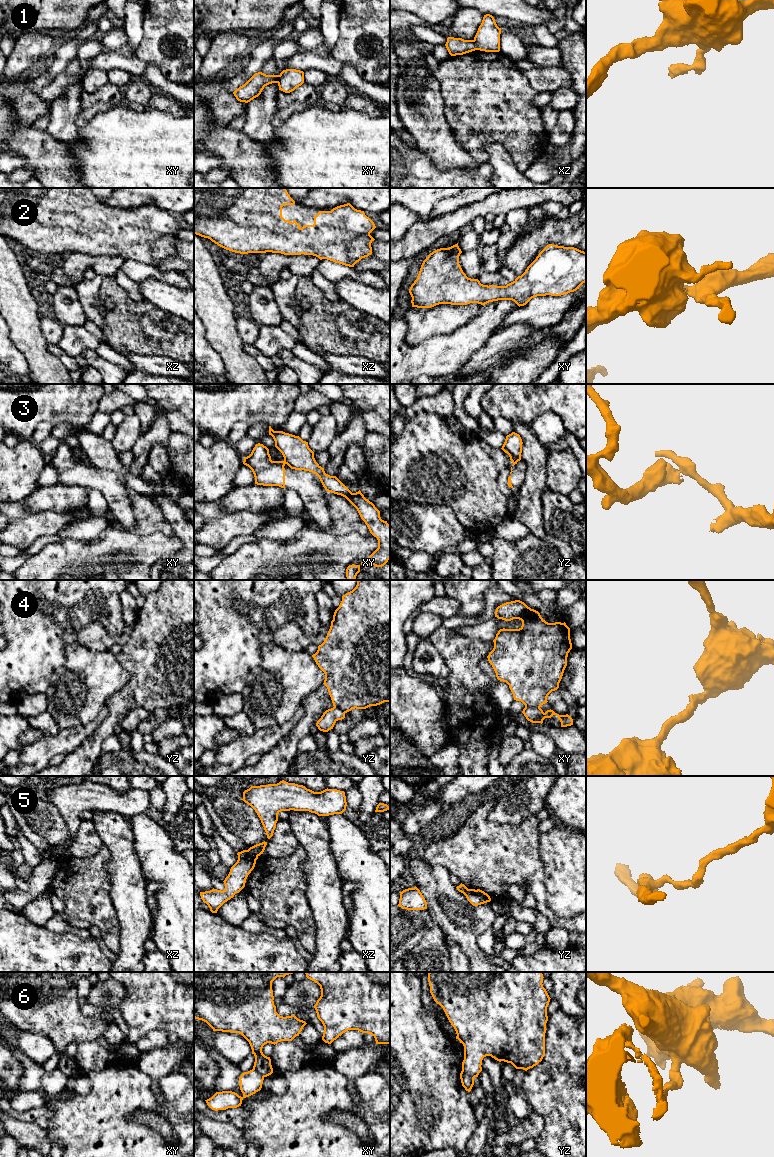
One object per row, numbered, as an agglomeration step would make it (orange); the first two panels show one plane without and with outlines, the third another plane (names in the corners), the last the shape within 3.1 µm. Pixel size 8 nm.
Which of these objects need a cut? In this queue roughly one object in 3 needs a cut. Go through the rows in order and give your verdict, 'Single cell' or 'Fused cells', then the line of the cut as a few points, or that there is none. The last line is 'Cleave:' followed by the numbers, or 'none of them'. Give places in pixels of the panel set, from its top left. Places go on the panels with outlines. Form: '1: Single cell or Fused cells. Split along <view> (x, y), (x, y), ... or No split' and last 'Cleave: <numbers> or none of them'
1: Fused cells. Split along xz (473, 40), (477, 49)
2: Single cell. No split
3: Fused cells. Split along xy (284, 460), (286, 463)
4: Fused cells. Split along xy (525, 705), (531, 705), (540, 709)
5: Fused cells. Split along xz (248, 849), (257, 856)
6: Fused cells. Split along yz (462, 1070), (474, 1077)
Cleave: 1, 3, 4, 5, 6

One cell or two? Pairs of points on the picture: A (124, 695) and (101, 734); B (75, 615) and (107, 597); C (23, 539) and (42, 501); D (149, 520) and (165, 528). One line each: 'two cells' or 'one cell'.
A: one cell
B: one cell
C: two cells
D: one cell

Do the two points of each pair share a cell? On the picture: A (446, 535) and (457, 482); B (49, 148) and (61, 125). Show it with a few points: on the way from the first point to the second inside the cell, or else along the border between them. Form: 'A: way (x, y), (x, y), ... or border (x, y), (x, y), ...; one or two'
A: border (428, 504), (447, 505), (465, 528); two
B: border (45, 130), (53, 137), (65, 143); two

